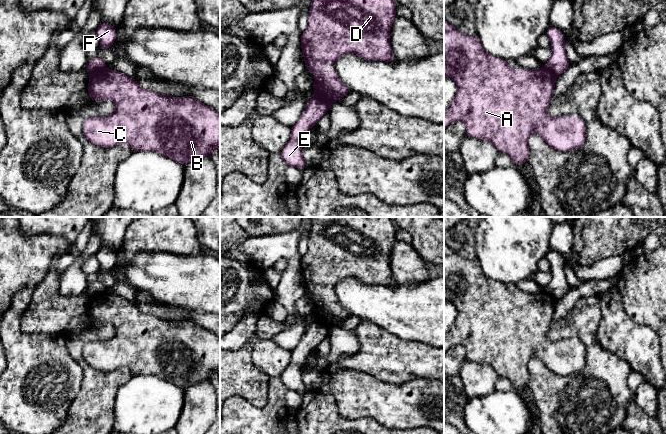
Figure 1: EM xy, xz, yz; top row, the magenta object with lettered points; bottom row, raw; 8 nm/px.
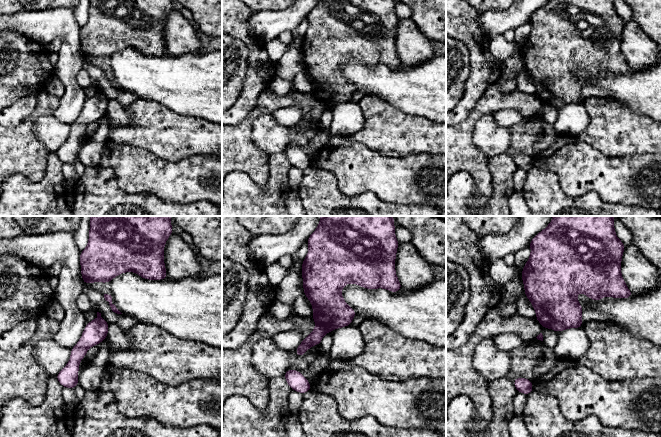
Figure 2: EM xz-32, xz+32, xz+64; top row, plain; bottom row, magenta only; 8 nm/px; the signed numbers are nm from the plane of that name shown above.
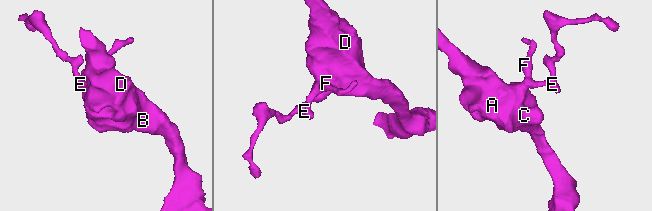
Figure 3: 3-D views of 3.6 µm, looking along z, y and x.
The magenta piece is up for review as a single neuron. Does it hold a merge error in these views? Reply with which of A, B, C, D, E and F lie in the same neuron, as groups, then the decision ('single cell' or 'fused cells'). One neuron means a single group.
A B C D / E F; fused cells

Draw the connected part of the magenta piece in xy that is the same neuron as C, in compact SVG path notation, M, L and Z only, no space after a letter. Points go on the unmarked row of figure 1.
M113 293L89 299L89 323L110 323L116 329L113 338L84 345L82 355L89 366L105 372L125 367L132 375L158 376L184 390L200 382L210 382L213 373L220 376L220 338L211 331L192 320L173 321L142 313L136 304Z

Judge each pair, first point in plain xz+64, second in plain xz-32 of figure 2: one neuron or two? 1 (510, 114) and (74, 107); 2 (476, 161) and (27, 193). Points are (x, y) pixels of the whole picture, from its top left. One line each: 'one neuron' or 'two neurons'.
1: one neuron
2: two neurons

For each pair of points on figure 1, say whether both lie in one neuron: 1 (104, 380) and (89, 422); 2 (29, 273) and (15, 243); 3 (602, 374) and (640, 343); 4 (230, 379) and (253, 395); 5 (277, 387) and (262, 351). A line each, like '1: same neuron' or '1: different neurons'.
1: same neuron
2: same neuron
3: different neurons
4: same neuron
5: different neurons

